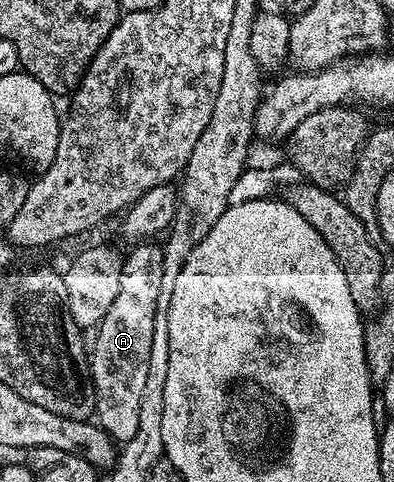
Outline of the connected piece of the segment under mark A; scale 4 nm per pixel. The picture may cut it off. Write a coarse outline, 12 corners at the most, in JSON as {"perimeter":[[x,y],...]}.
{"perimeter":[[125,253],[88,352],[99,428],[140,427],[164,254]]}

